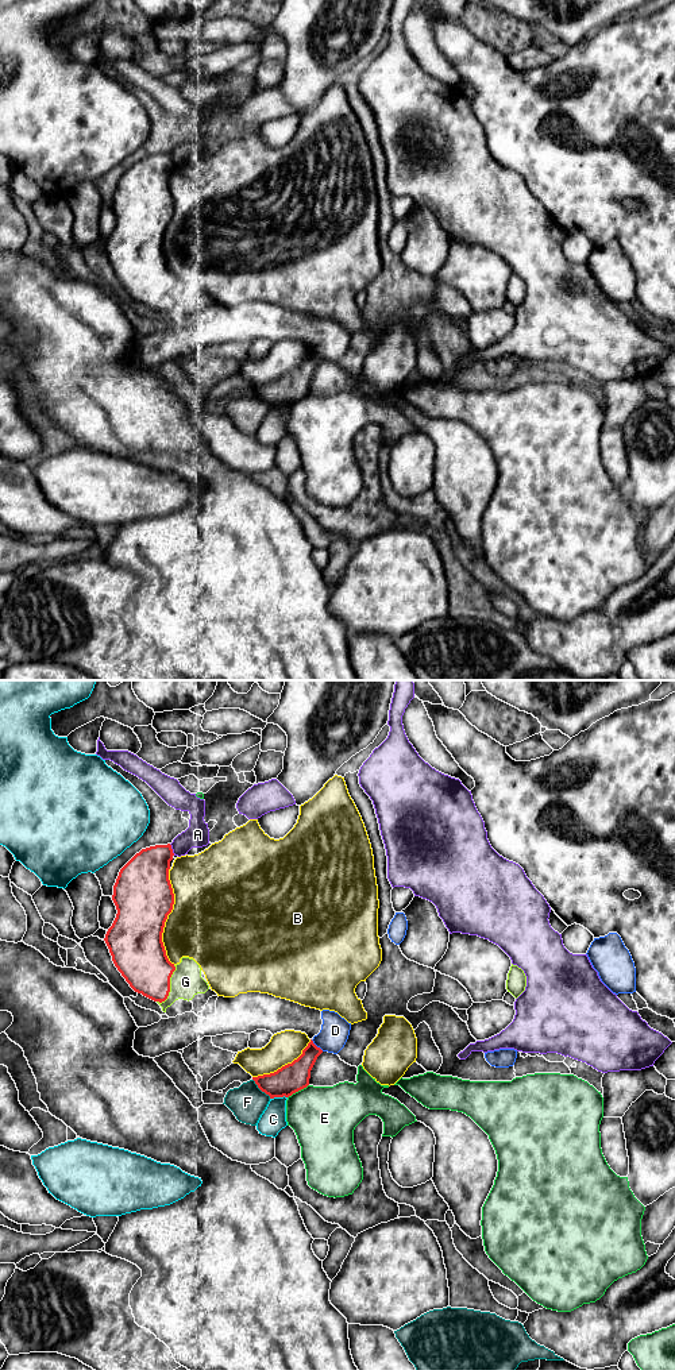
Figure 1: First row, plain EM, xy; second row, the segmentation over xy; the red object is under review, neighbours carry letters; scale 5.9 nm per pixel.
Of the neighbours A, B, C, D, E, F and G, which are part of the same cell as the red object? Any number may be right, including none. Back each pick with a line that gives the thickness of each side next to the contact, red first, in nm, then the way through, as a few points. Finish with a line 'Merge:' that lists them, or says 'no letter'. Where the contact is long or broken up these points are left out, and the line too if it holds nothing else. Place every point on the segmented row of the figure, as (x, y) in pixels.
Merge: no letter

